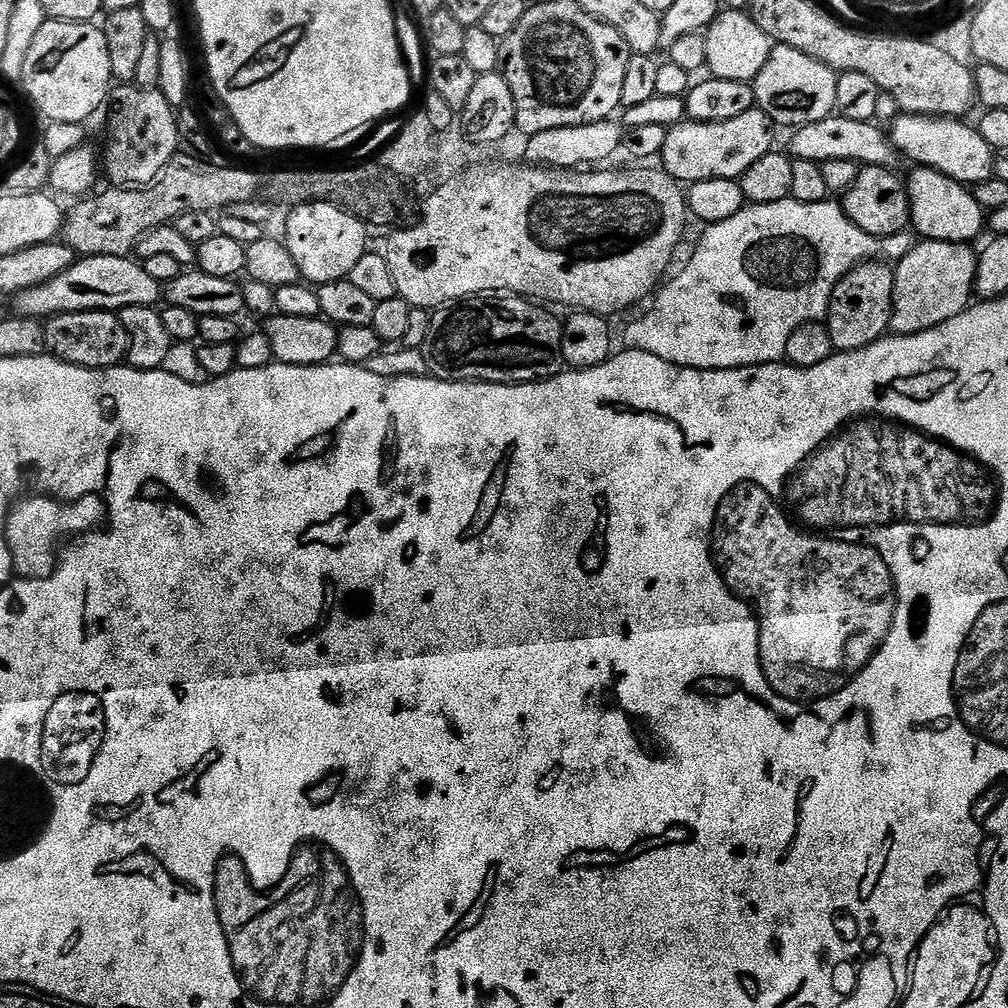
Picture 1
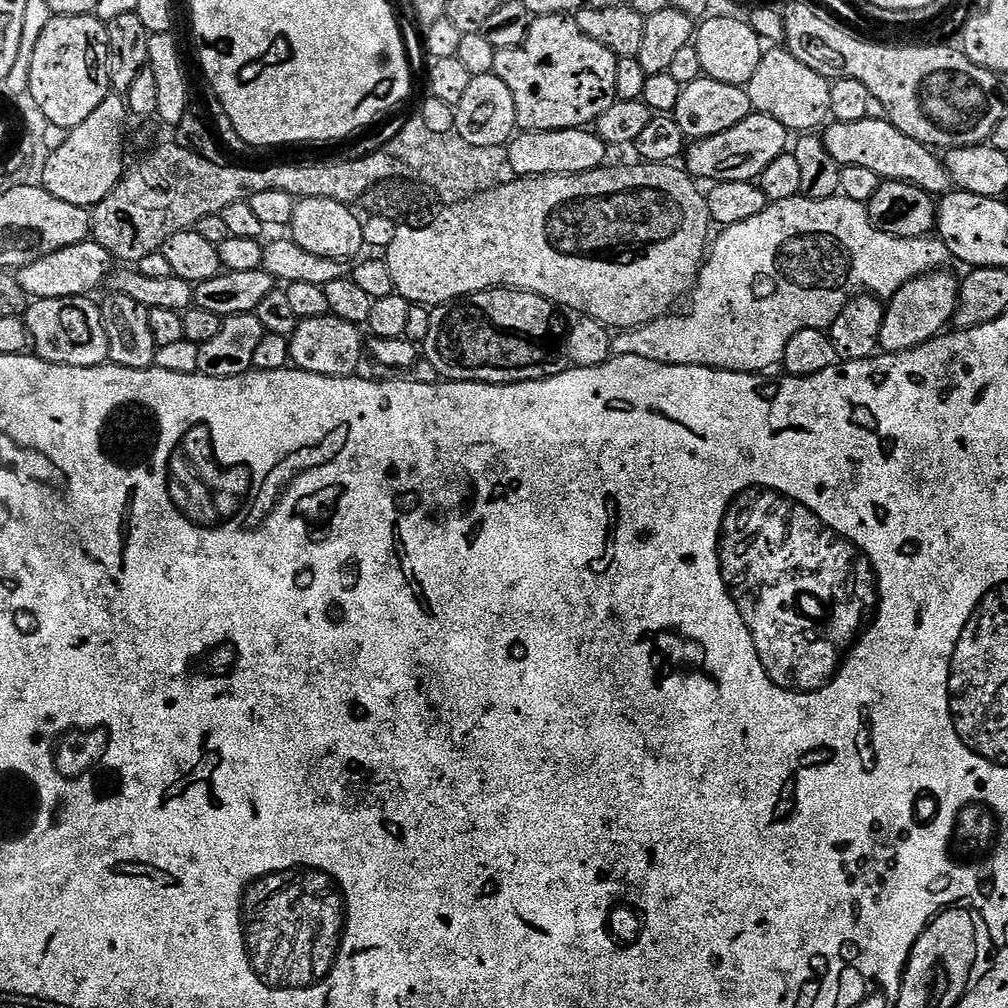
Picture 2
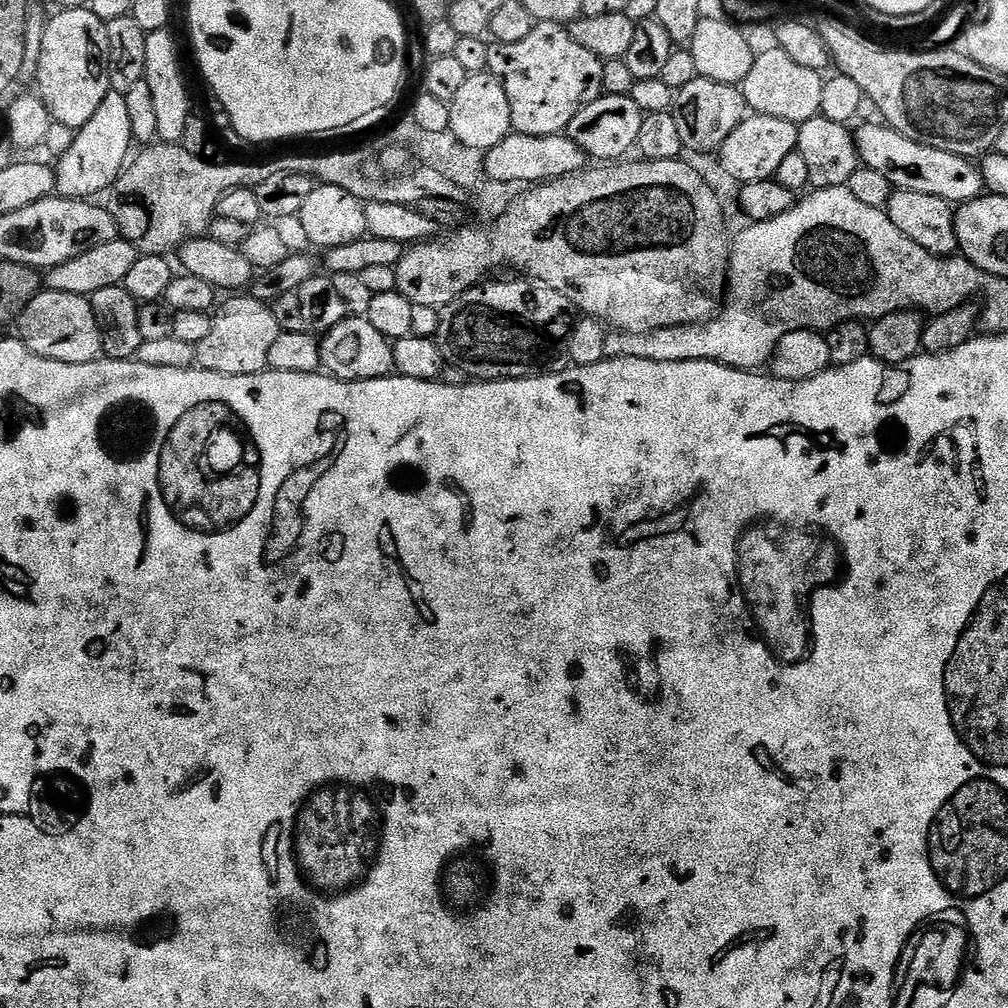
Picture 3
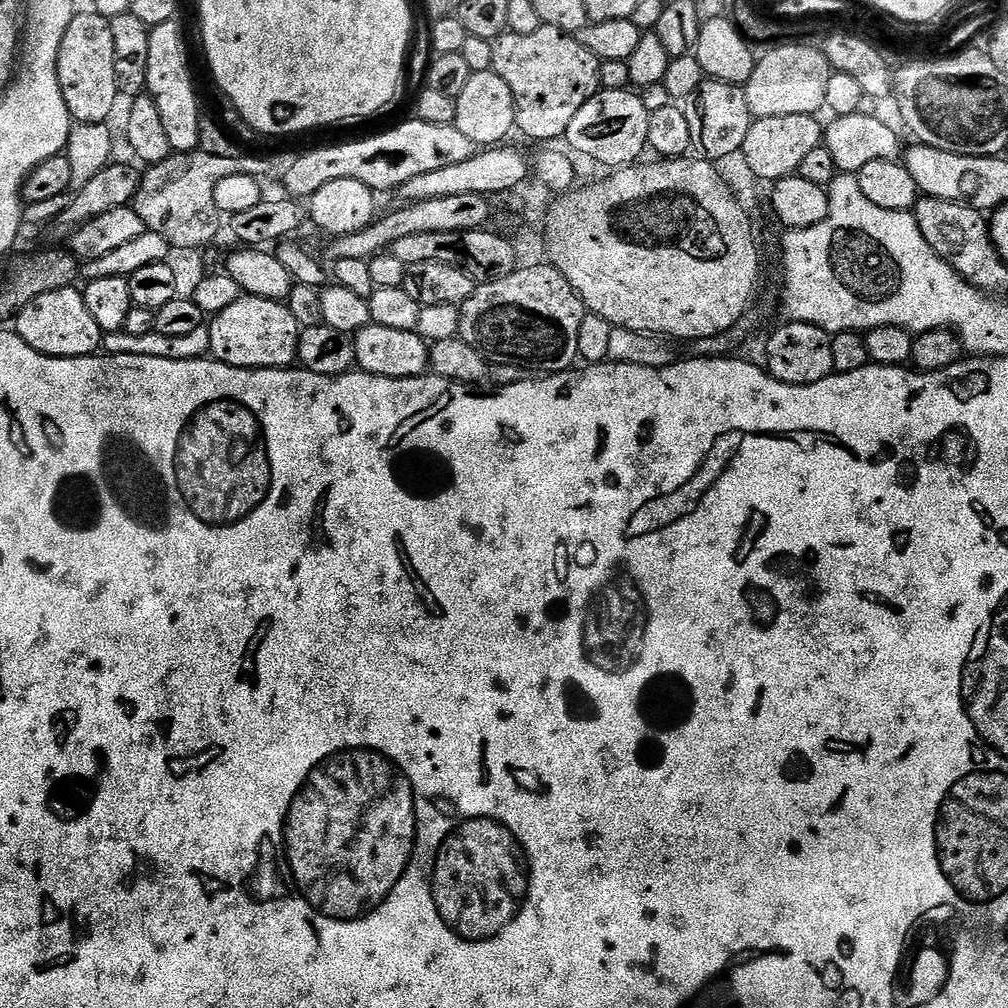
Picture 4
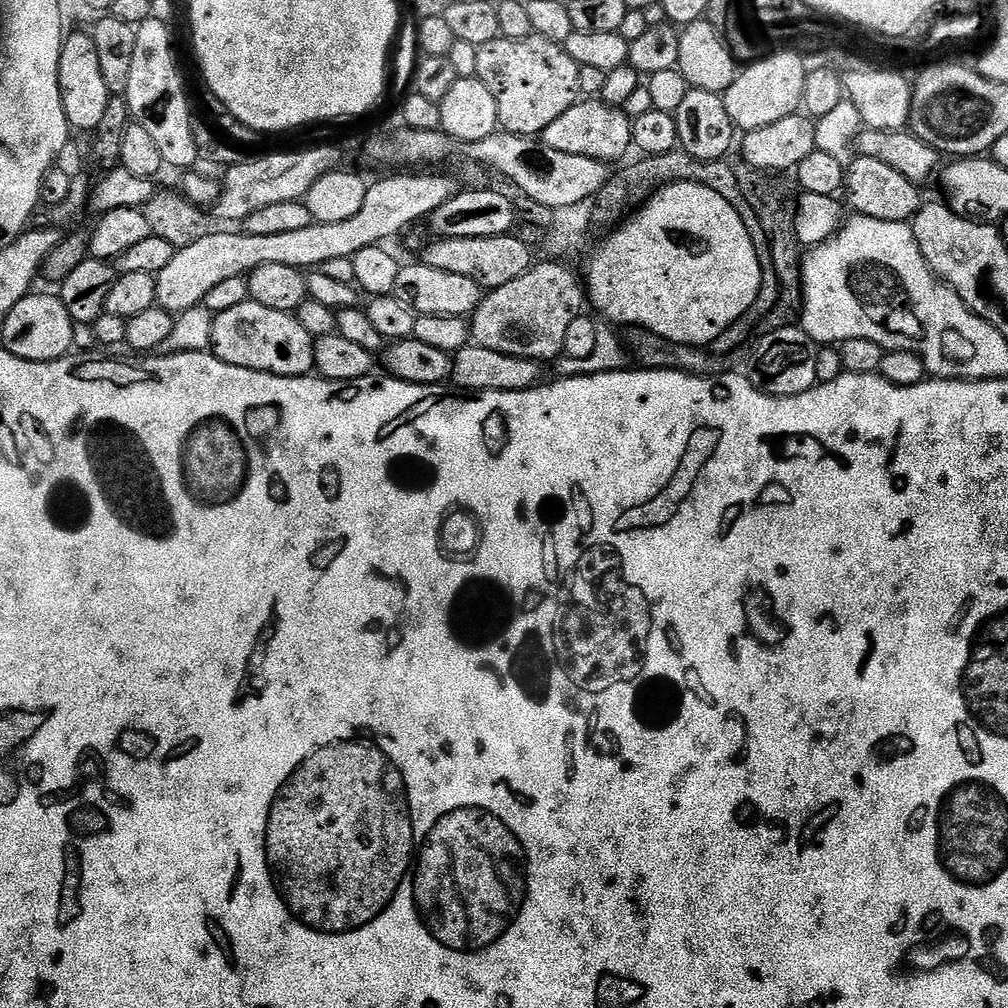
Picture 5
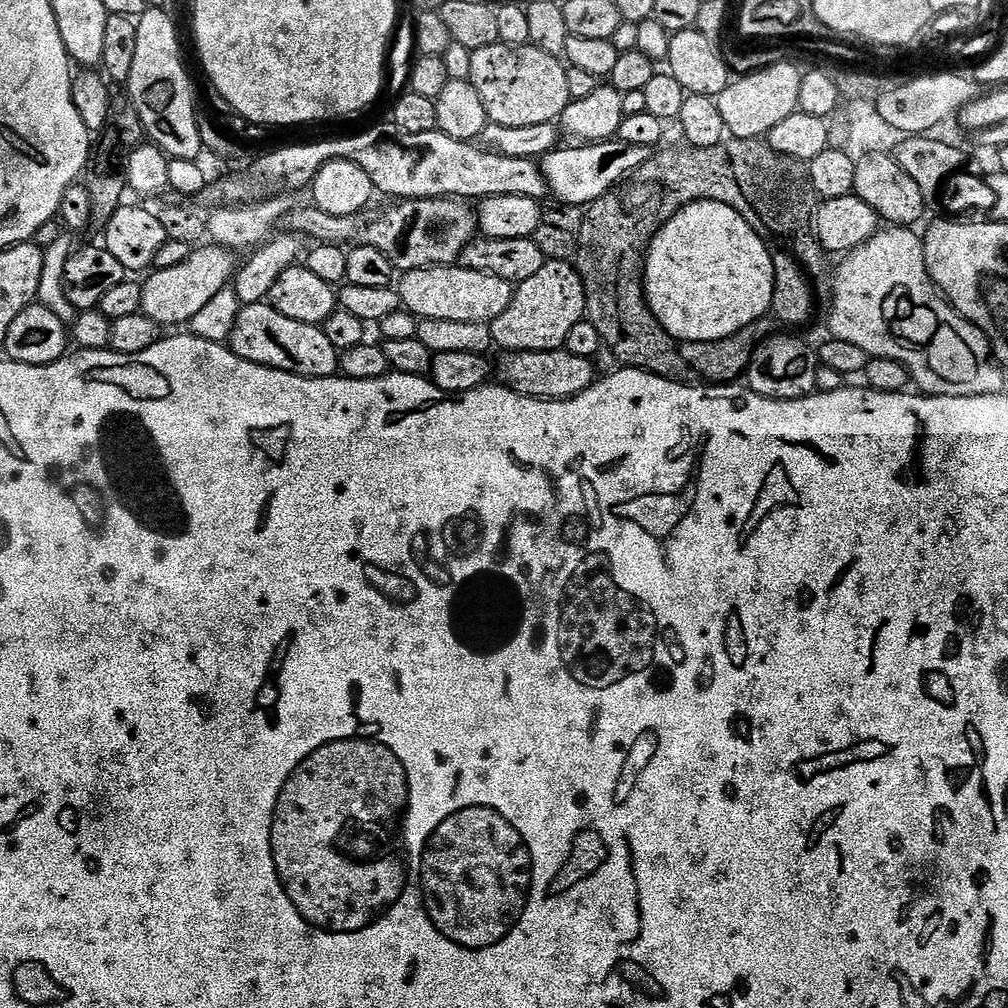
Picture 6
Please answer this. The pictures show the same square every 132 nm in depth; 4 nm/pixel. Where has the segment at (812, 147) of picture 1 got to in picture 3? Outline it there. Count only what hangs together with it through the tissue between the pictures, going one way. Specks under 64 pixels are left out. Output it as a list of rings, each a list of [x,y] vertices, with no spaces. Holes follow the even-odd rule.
[[[883,122],[864,124],[855,129],[856,149],[860,163],[878,174],[886,174],[897,189],[914,190],[918,194],[934,194],[953,206],[977,200],[985,191],[984,179],[979,167],[969,157],[950,154],[946,150],[934,150],[922,142],[914,142]]]

